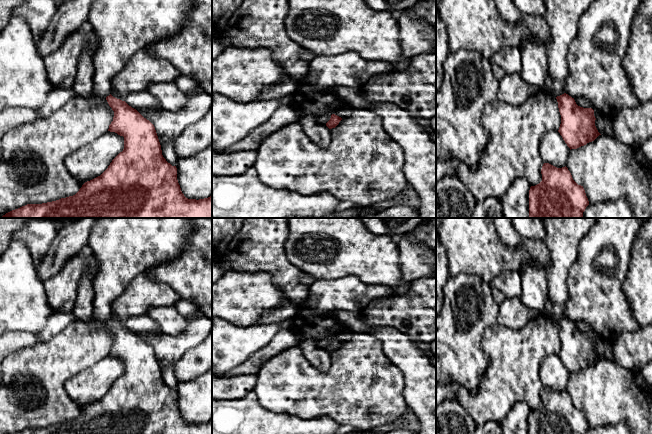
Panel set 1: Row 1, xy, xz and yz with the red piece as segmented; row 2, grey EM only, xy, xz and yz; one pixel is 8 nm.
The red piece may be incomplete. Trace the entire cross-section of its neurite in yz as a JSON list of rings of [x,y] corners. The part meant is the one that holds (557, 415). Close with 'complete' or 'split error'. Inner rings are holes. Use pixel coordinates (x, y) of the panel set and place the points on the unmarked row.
[[[544,387],[542,405],[529,414],[529,434],[585,434],[589,429],[583,410],[572,402],[568,392]]] | complete

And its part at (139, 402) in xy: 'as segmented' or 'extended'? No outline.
as segmented

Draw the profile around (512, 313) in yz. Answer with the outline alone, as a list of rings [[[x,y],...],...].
[[[519,296],[505,298],[499,305],[497,323],[511,329],[520,329],[530,320],[528,310]]]

